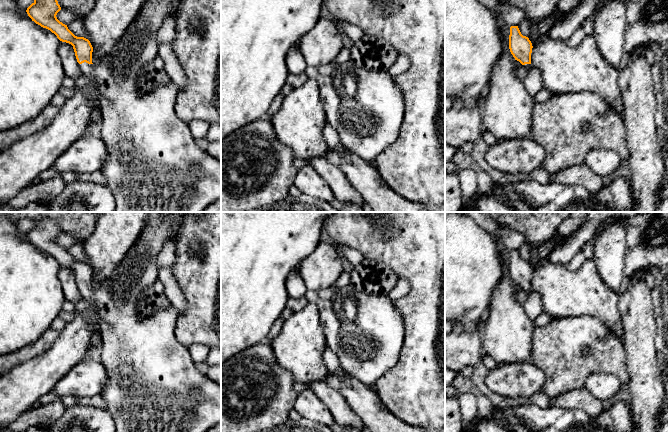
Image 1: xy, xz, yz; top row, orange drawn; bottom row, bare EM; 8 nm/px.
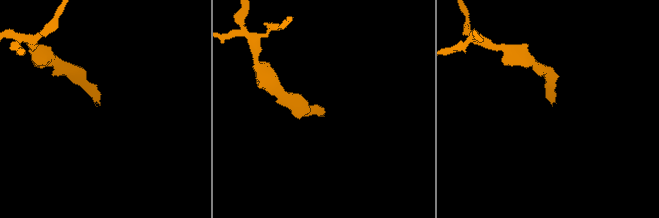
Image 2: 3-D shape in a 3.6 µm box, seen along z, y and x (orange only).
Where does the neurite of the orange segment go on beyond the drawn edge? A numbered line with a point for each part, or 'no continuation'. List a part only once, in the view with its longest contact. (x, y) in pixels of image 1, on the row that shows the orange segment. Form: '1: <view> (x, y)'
1: xy (153, 165)

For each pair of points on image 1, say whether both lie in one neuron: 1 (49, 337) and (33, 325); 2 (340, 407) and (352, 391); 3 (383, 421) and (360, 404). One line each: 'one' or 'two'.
1: two
2: two
3: one

